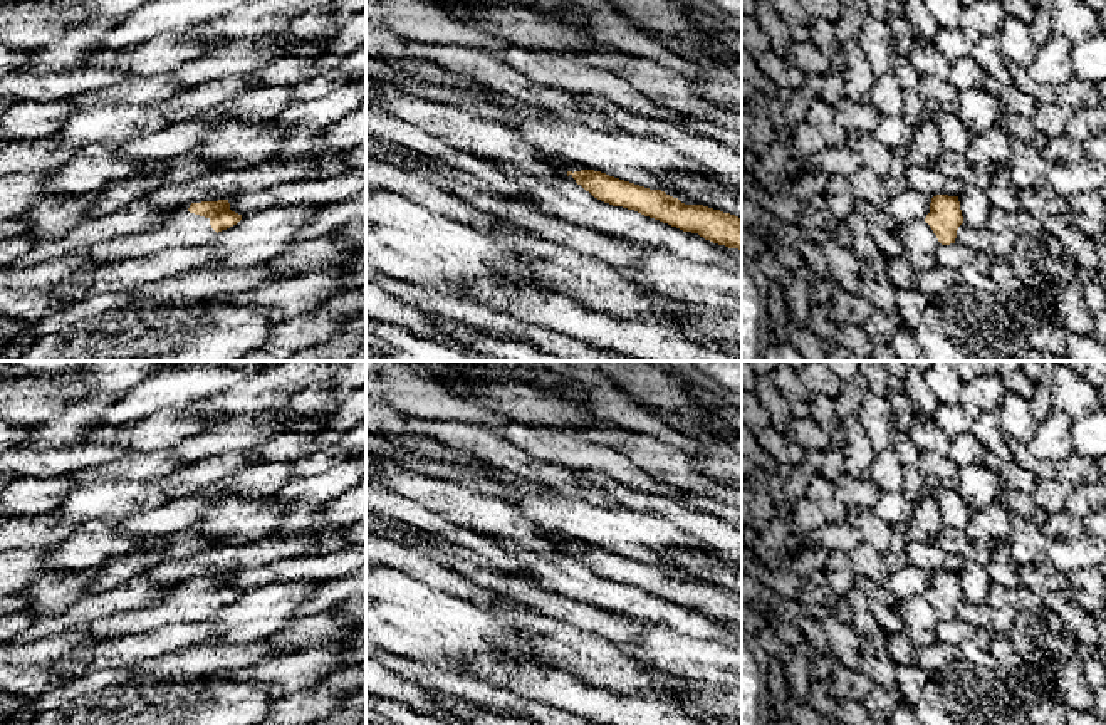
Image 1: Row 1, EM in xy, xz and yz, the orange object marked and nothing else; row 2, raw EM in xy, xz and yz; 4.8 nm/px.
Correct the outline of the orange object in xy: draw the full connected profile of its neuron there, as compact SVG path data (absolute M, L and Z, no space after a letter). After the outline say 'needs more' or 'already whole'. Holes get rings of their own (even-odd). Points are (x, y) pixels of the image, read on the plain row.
M228 576L180 582L159 601L89 621L70 631L82 631L101 641L126 634L143 634L171 624L208 621L218 608L237 601L242 591L230 586Z; needs more

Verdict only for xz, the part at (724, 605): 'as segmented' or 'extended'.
extended

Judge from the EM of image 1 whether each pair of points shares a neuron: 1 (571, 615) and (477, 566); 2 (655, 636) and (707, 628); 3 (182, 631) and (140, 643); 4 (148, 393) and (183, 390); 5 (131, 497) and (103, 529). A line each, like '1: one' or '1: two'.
1: one
2: two
3: one
4: one
5: two

